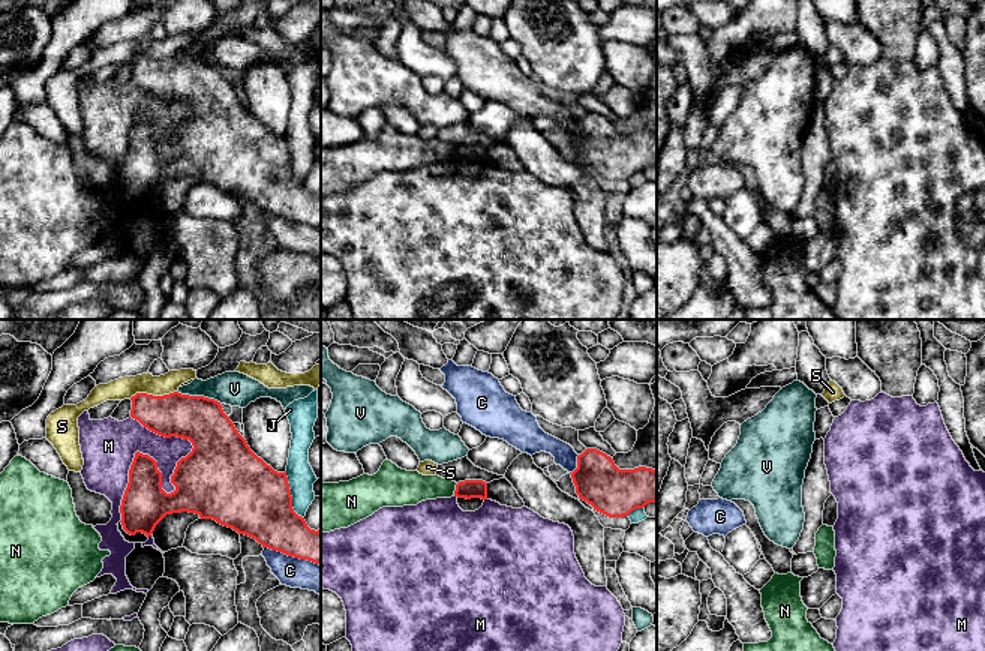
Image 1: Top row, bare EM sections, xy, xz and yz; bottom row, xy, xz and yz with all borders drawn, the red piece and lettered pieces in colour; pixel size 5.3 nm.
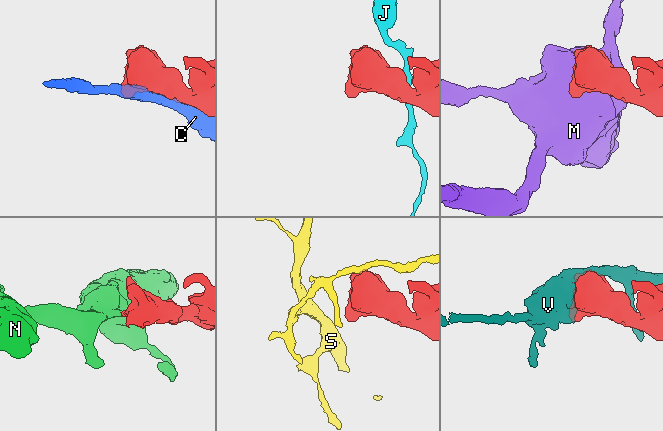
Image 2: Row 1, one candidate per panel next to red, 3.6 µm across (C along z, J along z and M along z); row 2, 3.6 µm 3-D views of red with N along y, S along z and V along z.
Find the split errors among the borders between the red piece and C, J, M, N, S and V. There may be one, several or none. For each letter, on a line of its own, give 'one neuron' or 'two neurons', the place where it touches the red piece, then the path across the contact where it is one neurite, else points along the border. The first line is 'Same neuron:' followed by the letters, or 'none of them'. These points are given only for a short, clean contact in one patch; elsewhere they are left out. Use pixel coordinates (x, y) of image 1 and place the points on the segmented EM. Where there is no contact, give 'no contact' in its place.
Same neuron: none of them
C: two neurons; contact xy (293, 555)
J: two neurons; contact xy (290, 495)
M: two neurons; contact xy (156, 462)
N: two neurons; contact xz (456, 489); border xz (458, 483), (453, 495)
S: two neurons; contact xy (152, 395); border xy (176, 390), (167, 395), (135, 393), (129, 398)
V: two neurons; contact xy (200, 396)

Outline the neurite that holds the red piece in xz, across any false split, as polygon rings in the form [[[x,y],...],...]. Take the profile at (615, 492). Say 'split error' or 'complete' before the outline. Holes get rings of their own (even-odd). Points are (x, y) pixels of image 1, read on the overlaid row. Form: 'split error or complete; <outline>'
complete; [[[597,448],[579,454],[577,468],[570,474],[579,498],[609,518],[624,518],[657,502],[657,470],[619,470],[610,456]]]

